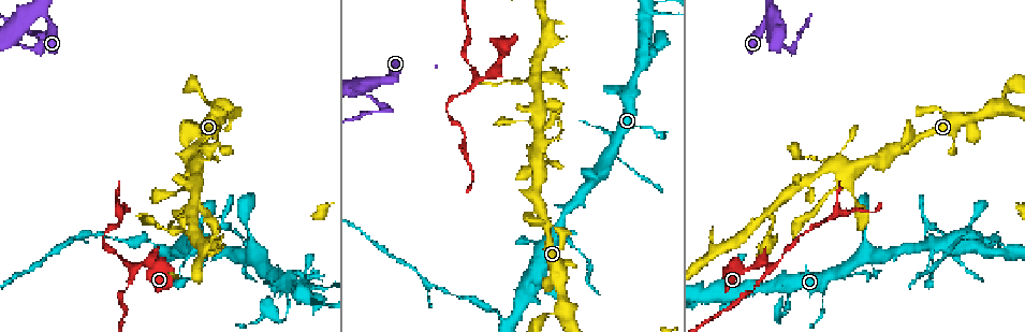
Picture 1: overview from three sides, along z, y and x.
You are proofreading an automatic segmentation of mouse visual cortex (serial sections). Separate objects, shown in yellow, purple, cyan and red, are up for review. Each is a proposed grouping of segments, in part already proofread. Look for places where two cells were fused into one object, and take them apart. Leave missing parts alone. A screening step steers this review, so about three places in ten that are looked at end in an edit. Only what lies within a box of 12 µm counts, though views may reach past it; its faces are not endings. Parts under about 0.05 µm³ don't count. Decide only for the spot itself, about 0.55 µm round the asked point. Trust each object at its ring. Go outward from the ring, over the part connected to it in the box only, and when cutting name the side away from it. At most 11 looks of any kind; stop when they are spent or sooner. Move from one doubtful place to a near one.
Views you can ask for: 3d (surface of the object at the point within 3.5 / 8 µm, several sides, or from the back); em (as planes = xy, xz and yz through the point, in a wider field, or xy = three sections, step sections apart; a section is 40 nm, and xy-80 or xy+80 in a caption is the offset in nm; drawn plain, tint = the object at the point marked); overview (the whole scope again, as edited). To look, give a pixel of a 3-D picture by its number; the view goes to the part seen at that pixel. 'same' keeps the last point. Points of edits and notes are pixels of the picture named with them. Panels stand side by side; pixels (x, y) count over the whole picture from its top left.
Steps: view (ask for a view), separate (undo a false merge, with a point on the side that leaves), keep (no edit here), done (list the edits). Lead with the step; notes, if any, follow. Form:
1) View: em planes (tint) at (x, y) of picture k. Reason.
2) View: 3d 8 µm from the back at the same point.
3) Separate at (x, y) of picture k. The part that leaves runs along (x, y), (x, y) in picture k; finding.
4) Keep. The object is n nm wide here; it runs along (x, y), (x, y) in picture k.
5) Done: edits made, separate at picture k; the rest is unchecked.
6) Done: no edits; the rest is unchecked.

View: 3d 8 µm from the back at (770, 268) of picture 1.

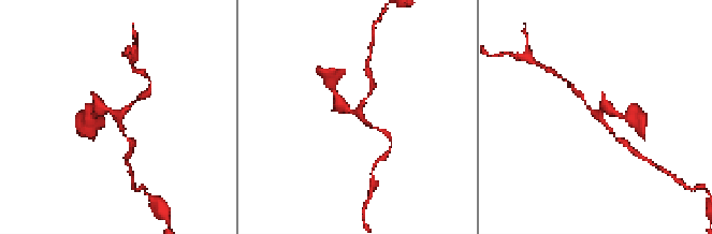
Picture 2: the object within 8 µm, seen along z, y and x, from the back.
View: em xy step 5 (tint) at (601, 115) of picture 2. Shape alone is not enough.

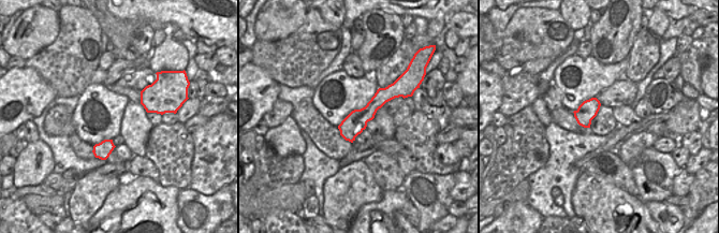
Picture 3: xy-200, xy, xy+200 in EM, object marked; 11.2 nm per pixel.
Keep. The arms are 100, 150, 250 nm wide; one cell here.

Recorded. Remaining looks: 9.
View: 3d 8 µm at (171, 222) of picture 1. Narrows sharply.

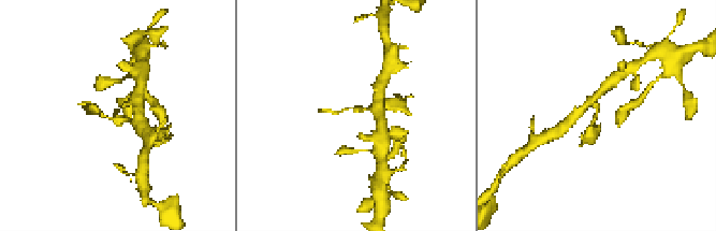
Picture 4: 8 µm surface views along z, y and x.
View: em xy step 1 (tint) at (357, 109) of picture 4. Now the EM.

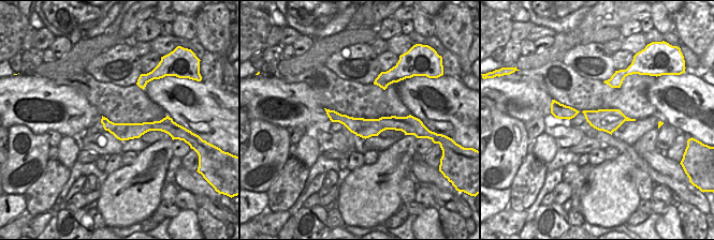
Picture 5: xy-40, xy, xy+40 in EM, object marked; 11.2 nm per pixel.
Separate at (96, 111) of picture 4. Two cells meet here.

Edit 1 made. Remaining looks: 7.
View: overview. See it whole again.

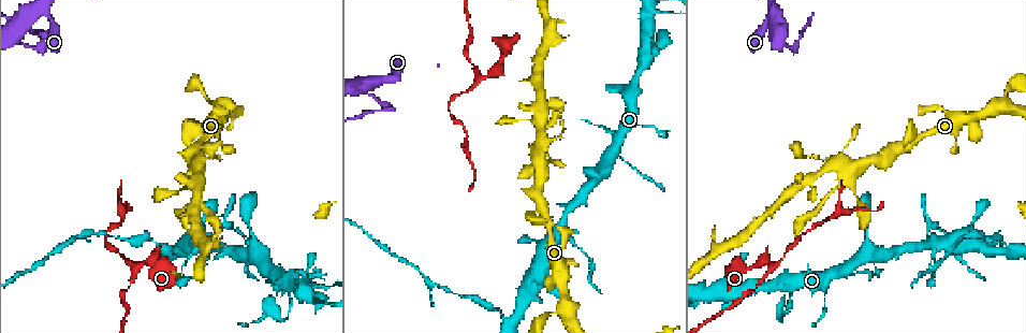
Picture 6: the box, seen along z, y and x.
View: 3d 3.5 µm from the back at (558, 235) of picture 6. Three arms meet.

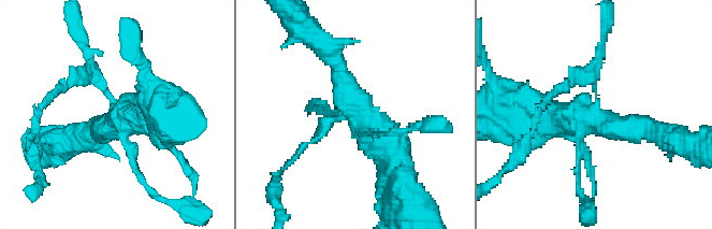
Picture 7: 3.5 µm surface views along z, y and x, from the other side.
View: em xy step 5 (tint) at (593, 118) of picture 7.

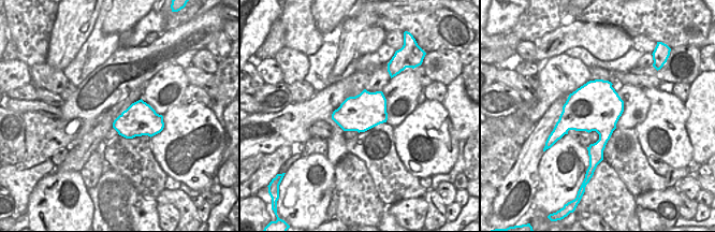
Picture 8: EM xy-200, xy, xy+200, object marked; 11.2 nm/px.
View: em xy step 1 (tint) at the same point. Another direction.

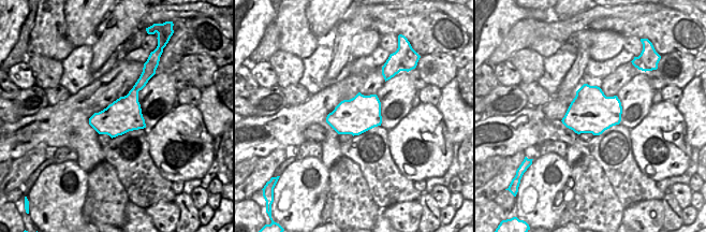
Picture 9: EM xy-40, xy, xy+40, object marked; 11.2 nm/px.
Separate at (589, 77) of picture 7. The object is 400 nm wide here; a border runs along (133, 87), (137, 91) in picture 9; two cells meet here.

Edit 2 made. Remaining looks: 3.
View: overview.

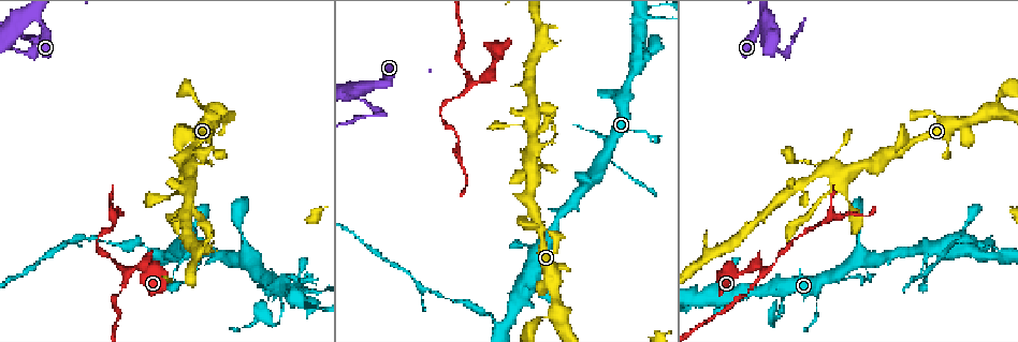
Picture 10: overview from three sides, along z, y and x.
View: 3d 3.5 µm at (482, 309) of picture 10. Thick turns thin.

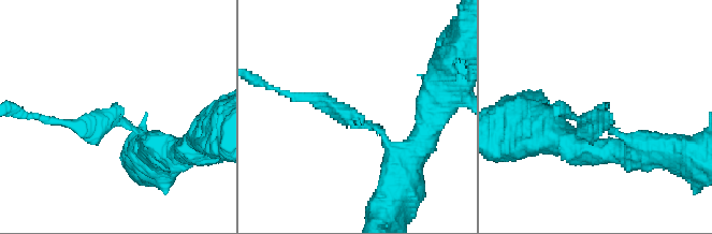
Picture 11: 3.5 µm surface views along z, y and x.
View: em xy step 3 (tint) at (356, 117) of picture 11. Shape alone is not enough.

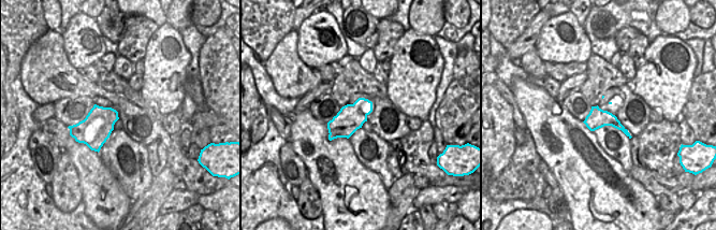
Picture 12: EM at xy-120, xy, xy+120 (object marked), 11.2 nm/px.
Separate at (103, 121) of picture 11. The part that leaves runs along (130, 123), (74, 127), (41, 120) in picture 11; two cells meet here.

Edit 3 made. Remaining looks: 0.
Done: edits made, separate at picture 4, separate at picture 7, separate at picture 11; the rest is unchecked.

